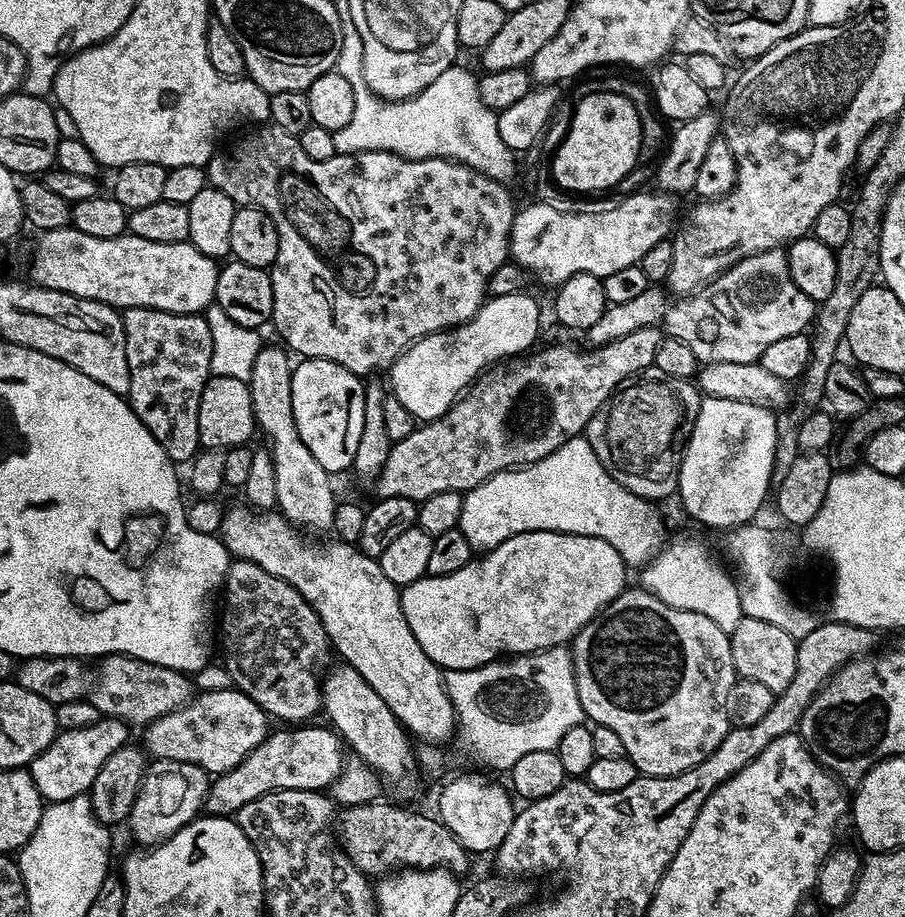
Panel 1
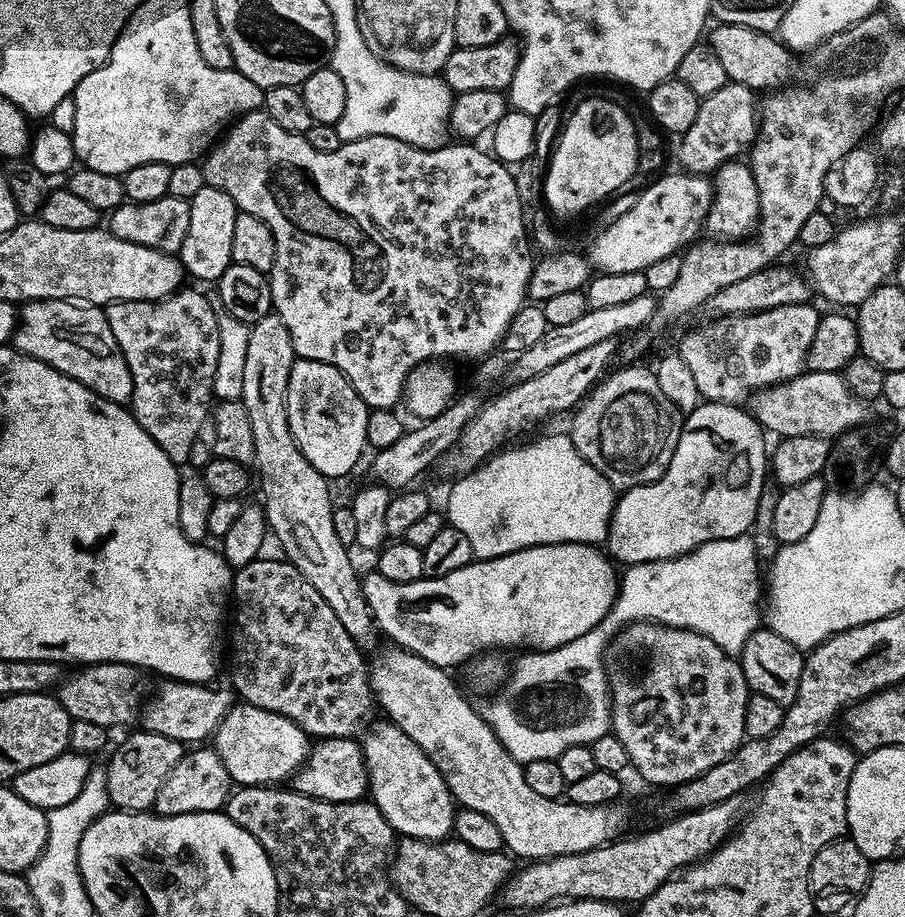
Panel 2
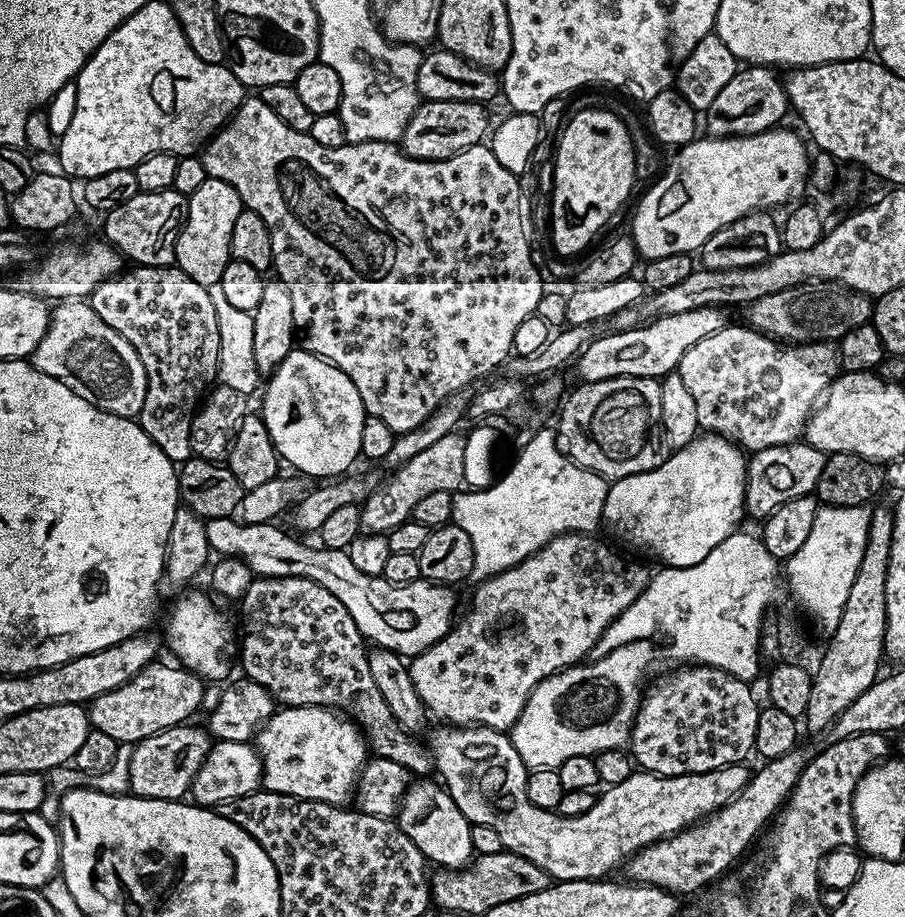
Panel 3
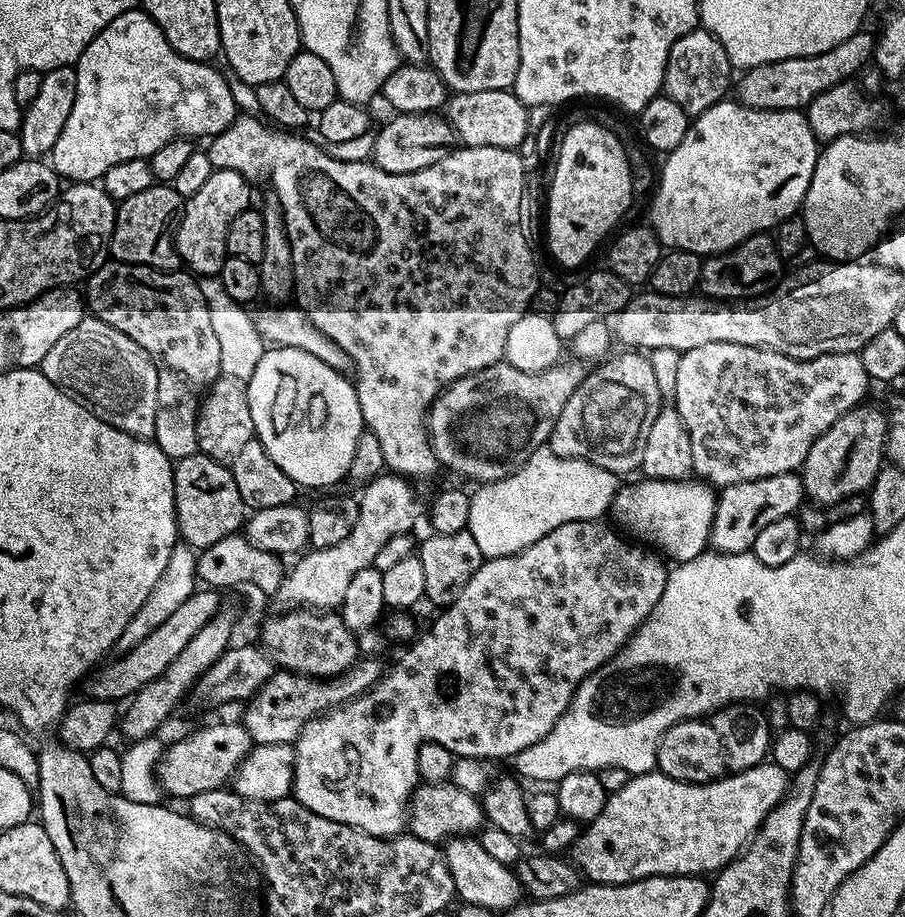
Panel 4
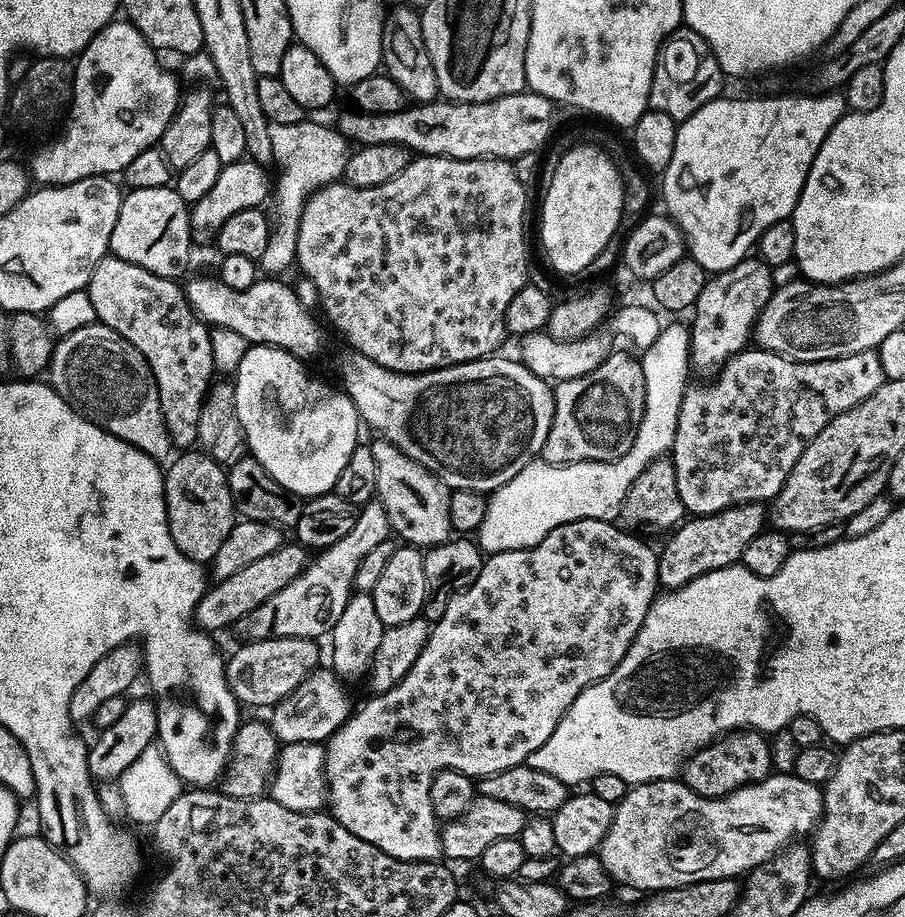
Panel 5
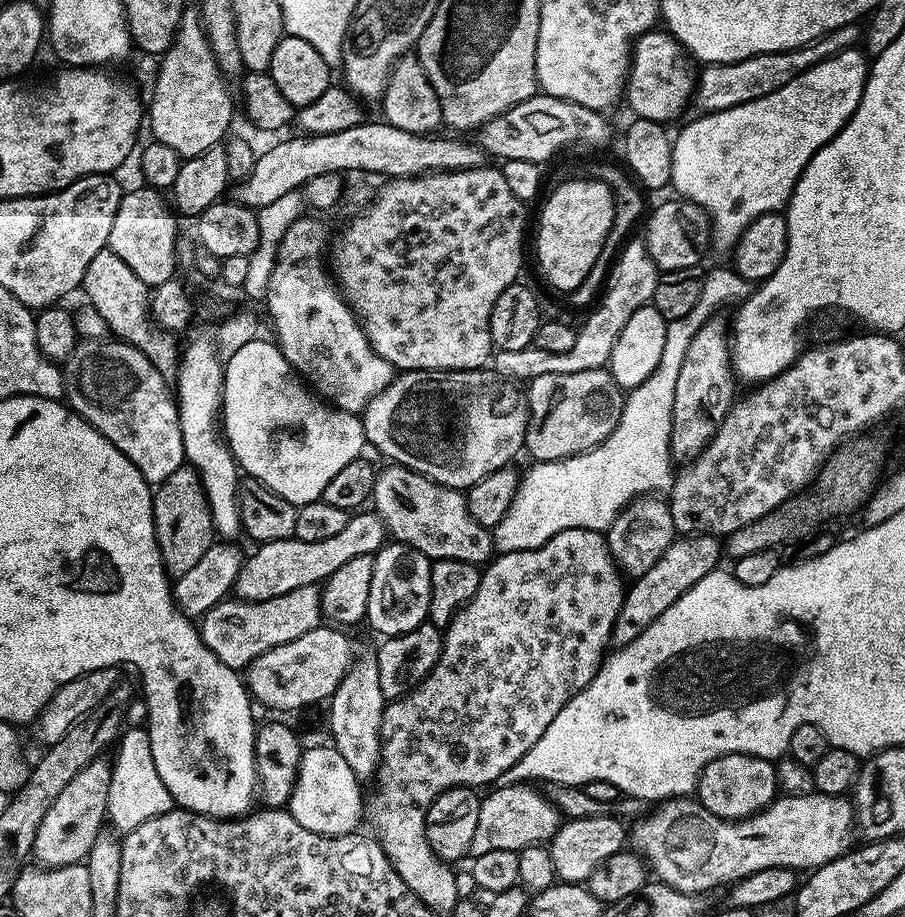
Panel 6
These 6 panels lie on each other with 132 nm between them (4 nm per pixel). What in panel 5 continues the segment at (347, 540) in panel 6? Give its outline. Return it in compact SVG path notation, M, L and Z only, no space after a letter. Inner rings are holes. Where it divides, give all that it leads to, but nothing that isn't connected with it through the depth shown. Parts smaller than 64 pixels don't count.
M286 542L278 550L274 550L274 554L266 554L266 558L254 558L250 566L242 566L238 574L230 574L230 578L215 581L205 591L194 613L195 623L209 634L217 634L223 628L231 629L245 616L258 610L262 602L274 598L274 594L278 594L282 586L290 586L290 582L294 582L294 578L304 572L309 559L309 549L299 542Z

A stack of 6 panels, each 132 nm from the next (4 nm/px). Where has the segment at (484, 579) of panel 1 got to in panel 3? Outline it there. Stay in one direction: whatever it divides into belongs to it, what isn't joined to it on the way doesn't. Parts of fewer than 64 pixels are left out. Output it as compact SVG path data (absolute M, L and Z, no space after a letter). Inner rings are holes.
M223 516L217 520L207 520L205 524L207 541L212 544L213 553L221 557L237 556L250 566L256 576L301 576L326 586L326 590L330 590L330 594L346 606L346 614L354 618L369 645L389 648L405 658L418 656L431 644L441 640L457 619L456 596L452 593L455 591L447 584L434 584L423 578L409 584L392 584L383 576L362 574L362 570L350 562L347 551L330 550L323 546L311 548L295 540L300 538L291 531L283 532L276 522L242 524L232 516Z

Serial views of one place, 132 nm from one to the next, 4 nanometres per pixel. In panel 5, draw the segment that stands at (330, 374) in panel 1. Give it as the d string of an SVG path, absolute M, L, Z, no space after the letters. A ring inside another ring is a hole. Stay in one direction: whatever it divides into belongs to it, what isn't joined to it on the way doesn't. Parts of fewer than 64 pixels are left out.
M253 344L245 352L241 364L234 373L234 383L236 385L236 417L240 423L240 431L244 433L246 448L250 451L251 459L256 460L266 470L266 474L270 474L270 478L274 478L274 482L278 482L278 486L282 486L286 490L290 490L296 496L301 498L311 498L314 496L327 496L335 489L338 482L338 474L342 474L342 469L346 467L346 462L350 459L350 454L354 454L354 450L358 446L356 440L360 436L360 428L362 429L362 421L354 402L350 402L350 398L339 387L331 388L324 380L315 380L310 373L307 372L305 361L291 356L286 350L281 348L272 348L268 344Z

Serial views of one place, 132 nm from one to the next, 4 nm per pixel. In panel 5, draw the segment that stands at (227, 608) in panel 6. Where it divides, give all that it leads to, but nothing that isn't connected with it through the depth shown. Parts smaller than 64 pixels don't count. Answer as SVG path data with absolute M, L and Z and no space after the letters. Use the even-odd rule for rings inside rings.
M378 502L363 505L357 511L354 526L350 529L350 534L346 534L346 538L338 538L338 542L334 542L334 546L319 549L309 559L304 572L298 574L298 578L294 578L294 582L290 582L290 586L282 586L282 590L278 590L278 594L274 594L274 598L262 602L262 606L258 606L258 610L254 610L250 615L238 621L234 625L235 631L245 632L248 635L245 637L249 641L268 640L272 636L327 637L332 631L334 622L338 622L338 618L342 615L342 610L346 610L346 602L354 594L356 575L362 558L366 558L366 554L370 550L374 550L374 546L378 546L378 542L389 539L391 532L392 527L386 518L384 508Z

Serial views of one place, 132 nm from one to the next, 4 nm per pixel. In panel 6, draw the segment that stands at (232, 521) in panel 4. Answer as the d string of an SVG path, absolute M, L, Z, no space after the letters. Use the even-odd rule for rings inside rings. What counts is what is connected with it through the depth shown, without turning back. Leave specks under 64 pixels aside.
M185 466L174 470L170 478L166 478L158 485L152 498L152 513L156 541L160 547L164 567L169 577L182 576L186 570L197 565L199 558L209 550L216 536L208 499L195 468Z

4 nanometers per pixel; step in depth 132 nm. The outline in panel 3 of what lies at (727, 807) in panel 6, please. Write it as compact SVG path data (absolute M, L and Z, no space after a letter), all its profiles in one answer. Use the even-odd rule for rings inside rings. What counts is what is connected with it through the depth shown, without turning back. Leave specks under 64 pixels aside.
M693 664L691 666L676 666L661 680L653 679L647 685L640 701L640 709L636 711L636 720L632 723L632 738L630 741L630 755L637 765L645 772L652 772L656 776L689 776L690 774L706 774L710 770L718 770L722 766L745 763L754 752L754 734L758 731L758 714L761 705L755 704L750 695L750 684L747 680L739 680L720 668L712 668L709 664Z

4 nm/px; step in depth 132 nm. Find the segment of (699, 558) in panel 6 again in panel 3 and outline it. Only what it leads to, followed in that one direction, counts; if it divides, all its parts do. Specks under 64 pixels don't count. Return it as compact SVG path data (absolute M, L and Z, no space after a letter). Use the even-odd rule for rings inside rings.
M806 442L772 446L751 453L744 491L744 507L747 515L766 518L775 508L790 502L790 498L813 495L818 478L822 475L825 459L825 453L814 450L814 446Z

